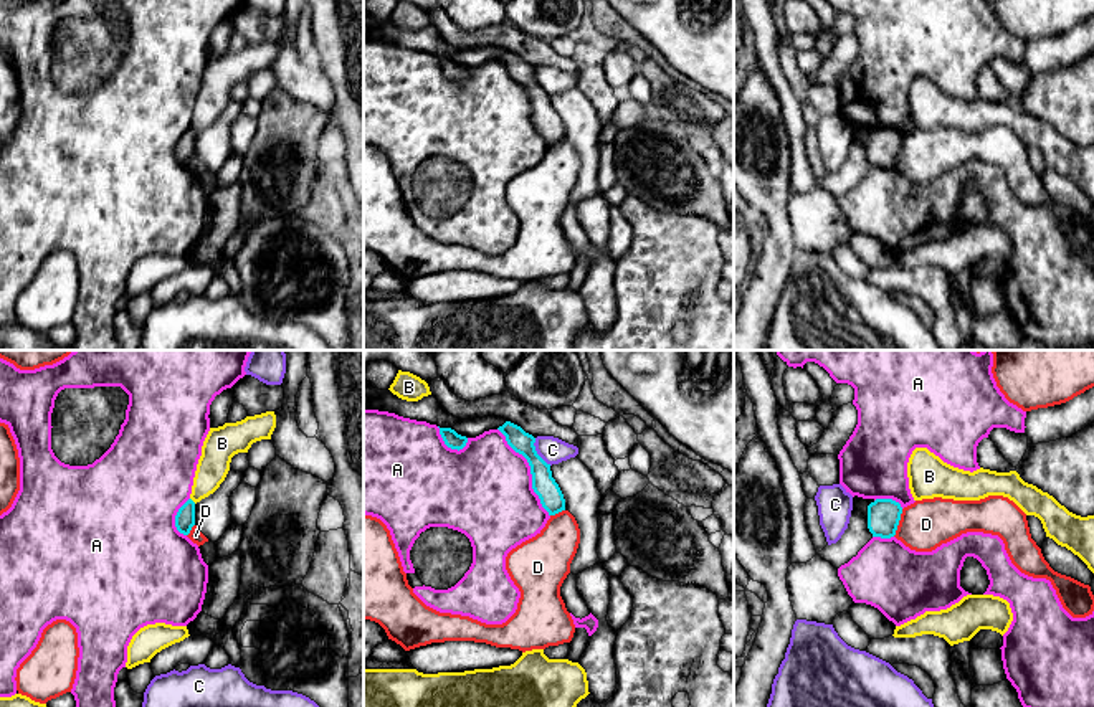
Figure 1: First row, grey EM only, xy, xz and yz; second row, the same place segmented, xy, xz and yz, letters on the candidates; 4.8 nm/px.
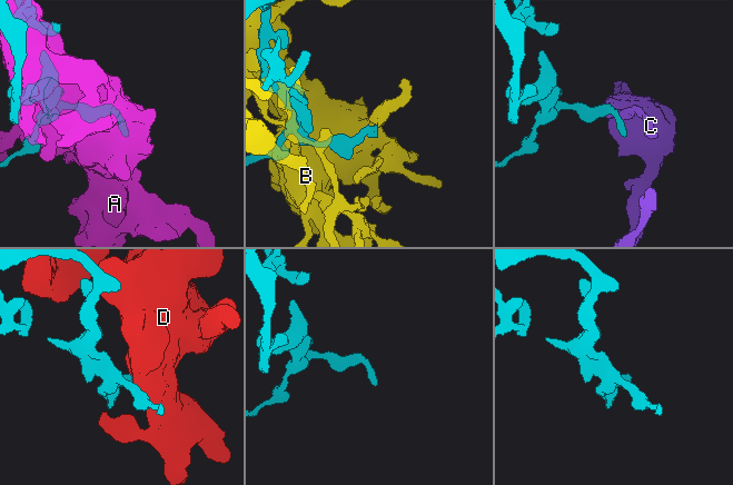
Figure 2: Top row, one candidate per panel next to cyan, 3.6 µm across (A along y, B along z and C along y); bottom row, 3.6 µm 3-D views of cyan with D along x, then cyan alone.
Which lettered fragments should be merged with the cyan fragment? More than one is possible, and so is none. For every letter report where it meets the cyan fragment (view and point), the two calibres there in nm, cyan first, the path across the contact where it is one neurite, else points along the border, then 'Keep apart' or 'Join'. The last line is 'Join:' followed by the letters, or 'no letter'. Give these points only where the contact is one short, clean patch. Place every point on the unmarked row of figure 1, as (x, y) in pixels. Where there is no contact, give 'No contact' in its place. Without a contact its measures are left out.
A: Touches cyan at xz (531, 101). Thickness 120 nm (cyan) against 460 nm. Keep apart
B: Touches cyan at xy (192, 131). Thickness 100 nm (cyan) against 160 nm. Keep apart
C: Touches cyan at xz (536, 83). Thickness 120 nm (cyan) against 130 nm. Keep apart
D: Touches cyan at yz (898, 152). Thickness 160 nm (cyan) against 240 nm. Boundary: yz (903, 139), (893, 166). Keep apart
Join: no letter

